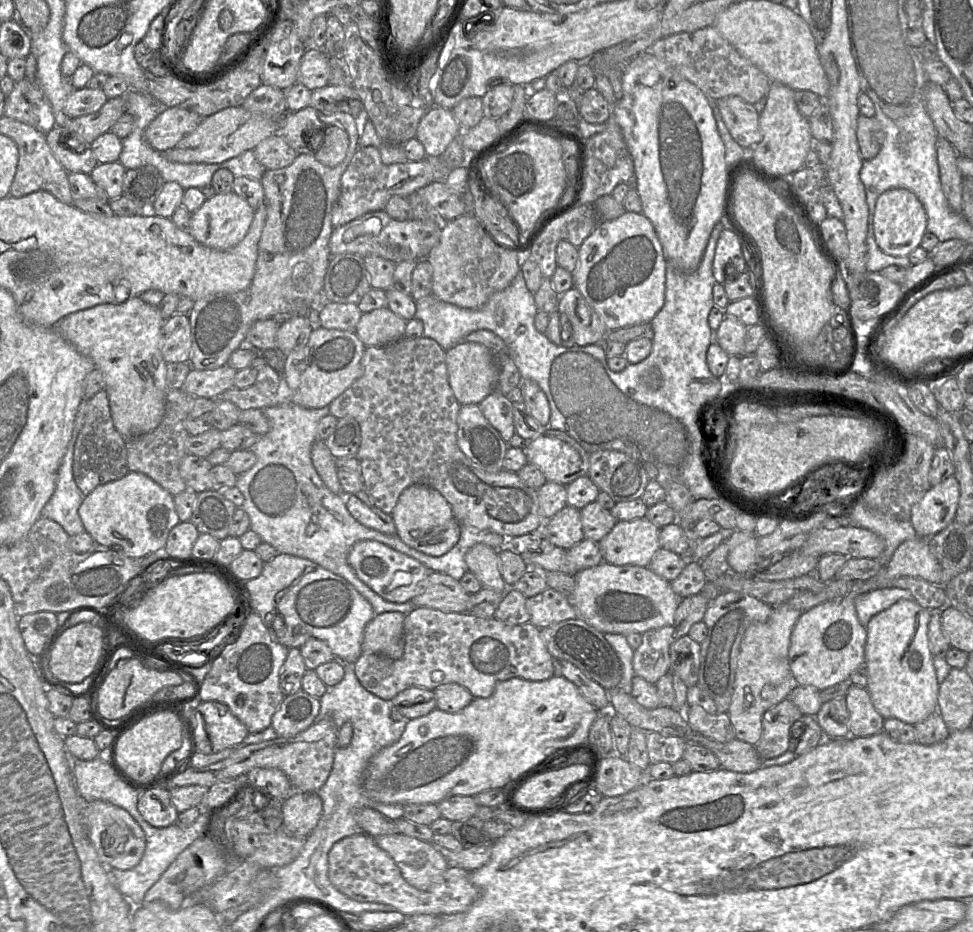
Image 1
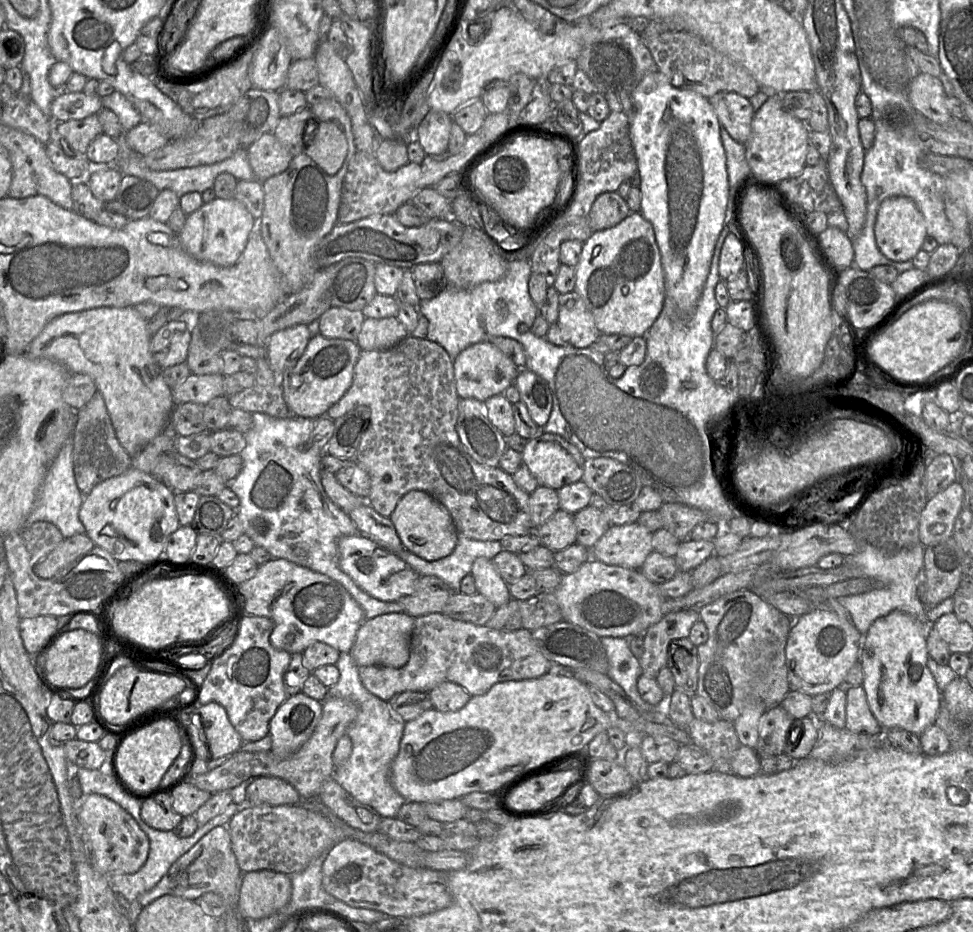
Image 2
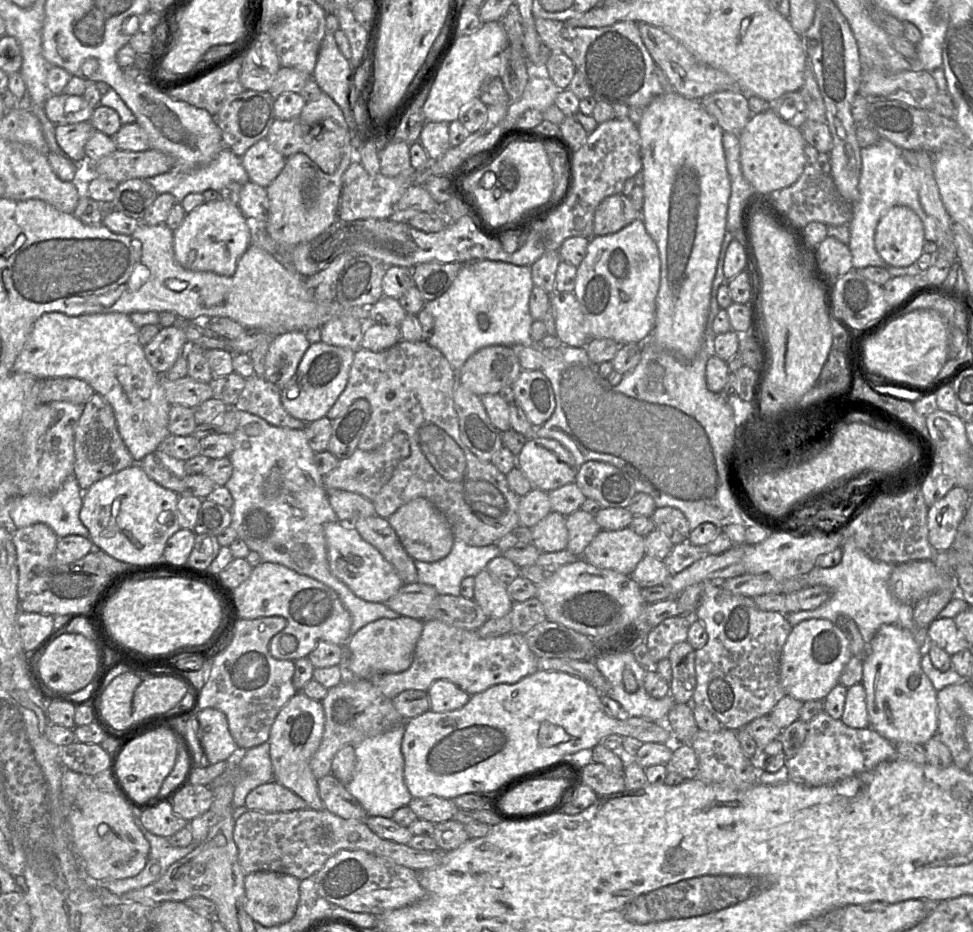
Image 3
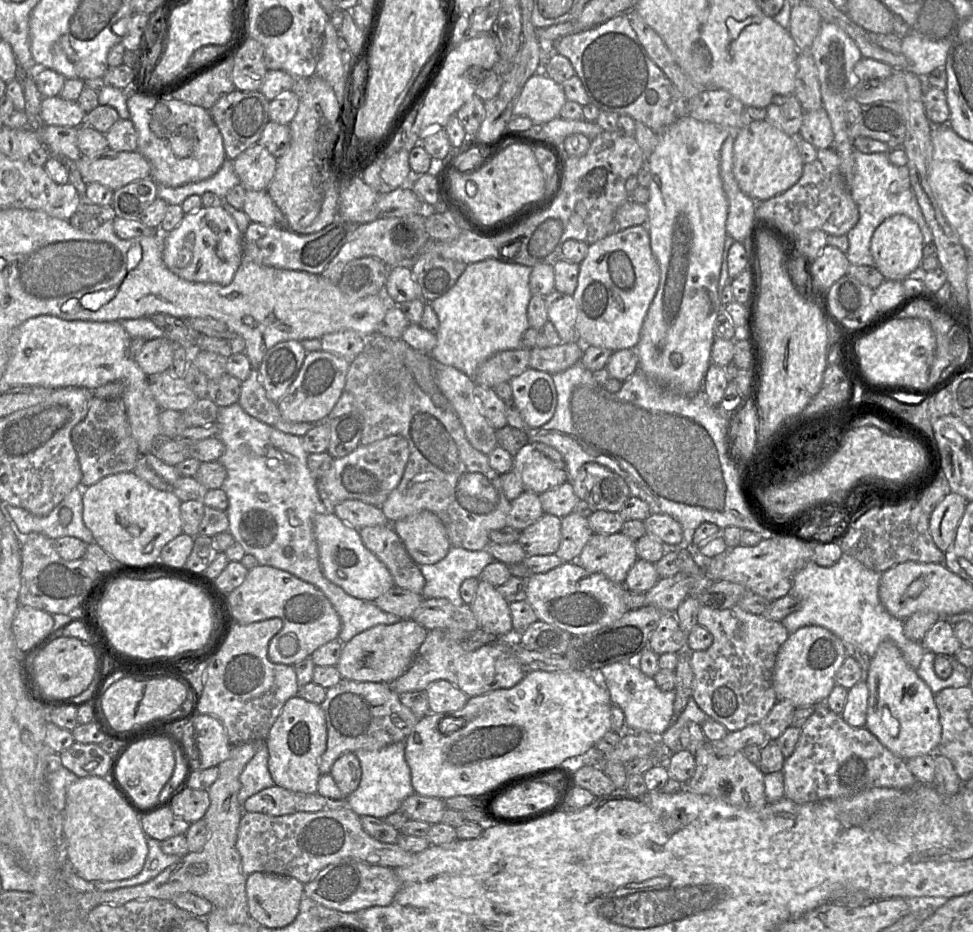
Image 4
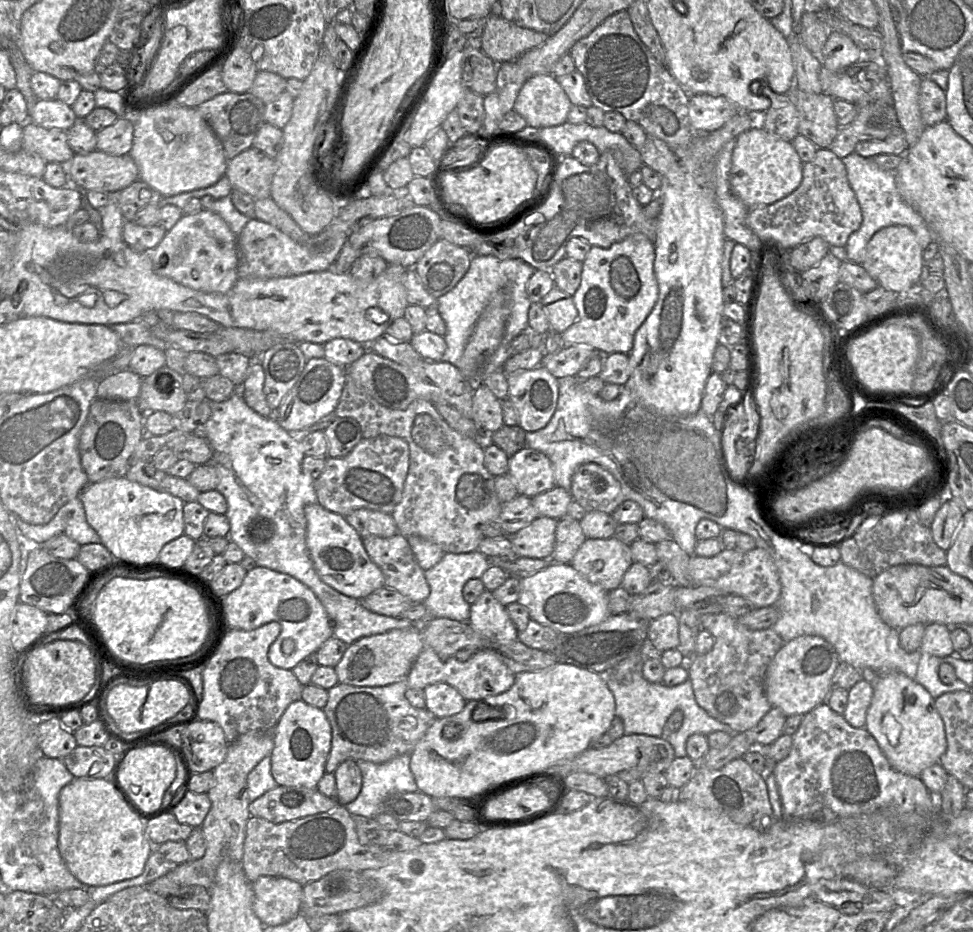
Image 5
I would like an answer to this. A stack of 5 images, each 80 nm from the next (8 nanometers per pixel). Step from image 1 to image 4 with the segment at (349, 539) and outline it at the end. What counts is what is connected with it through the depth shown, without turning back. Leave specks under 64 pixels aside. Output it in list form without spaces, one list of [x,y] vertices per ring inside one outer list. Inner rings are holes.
[[[237,402],[230,406],[219,408],[216,424],[218,425],[217,437],[223,442],[225,446],[225,452],[217,461],[219,461],[225,467],[227,472],[226,478],[220,488],[224,490],[224,492],[226,493],[229,502],[228,508],[225,510],[229,520],[228,532],[233,536],[234,540],[243,547],[245,554],[253,555],[257,559],[258,563],[261,565],[272,566],[284,570],[286,572],[289,572],[294,576],[298,577],[299,579],[314,585],[316,588],[322,591],[322,593],[327,597],[327,599],[330,601],[330,603],[332,604],[335,611],[340,617],[341,630],[339,632],[338,639],[343,644],[350,641],[355,635],[376,625],[379,624],[388,625],[399,622],[401,618],[399,618],[397,615],[381,610],[374,602],[358,599],[356,597],[347,594],[341,587],[332,583],[324,576],[319,561],[318,546],[314,534],[313,518],[316,514],[326,512],[327,510],[323,506],[318,494],[317,490],[318,479],[311,474],[308,468],[307,457],[309,453],[304,448],[302,437],[282,432],[273,426],[261,422],[257,418],[246,413]],[[452,546],[445,558],[435,564],[419,565],[424,576],[423,599],[445,598],[455,606],[464,604],[460,586],[468,578],[479,578],[494,557],[484,550],[471,551]]]

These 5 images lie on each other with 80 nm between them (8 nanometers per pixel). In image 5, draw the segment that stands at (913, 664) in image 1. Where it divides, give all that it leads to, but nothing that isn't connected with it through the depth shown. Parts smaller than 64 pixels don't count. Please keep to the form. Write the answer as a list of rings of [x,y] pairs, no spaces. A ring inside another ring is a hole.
[[[899,672],[879,674],[879,679],[872,685],[873,696],[864,728],[876,740],[891,767],[903,774],[919,777],[923,770],[938,763],[946,750],[942,719],[934,699],[914,679]]]

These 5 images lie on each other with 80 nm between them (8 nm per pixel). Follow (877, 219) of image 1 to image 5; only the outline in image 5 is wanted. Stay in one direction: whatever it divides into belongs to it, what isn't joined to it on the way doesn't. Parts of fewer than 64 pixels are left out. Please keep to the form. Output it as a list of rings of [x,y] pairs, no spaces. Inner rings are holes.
[[[891,225],[881,228],[871,237],[861,266],[878,286],[895,293],[906,293],[920,283],[923,263],[923,249],[914,231],[908,226]]]

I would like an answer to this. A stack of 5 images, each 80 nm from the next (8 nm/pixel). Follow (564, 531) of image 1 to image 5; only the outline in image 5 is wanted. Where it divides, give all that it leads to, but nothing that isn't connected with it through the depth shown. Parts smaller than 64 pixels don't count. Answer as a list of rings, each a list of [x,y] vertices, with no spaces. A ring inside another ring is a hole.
[[[538,516],[528,526],[511,535],[515,555],[549,560],[554,550],[557,522],[553,518]]]

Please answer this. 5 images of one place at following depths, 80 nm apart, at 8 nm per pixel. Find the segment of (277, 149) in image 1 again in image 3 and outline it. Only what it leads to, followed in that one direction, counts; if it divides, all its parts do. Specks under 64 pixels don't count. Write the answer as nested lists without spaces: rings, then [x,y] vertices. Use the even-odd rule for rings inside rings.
[[[266,138],[253,144],[241,156],[241,160],[250,181],[263,187],[267,187],[286,164],[286,157],[279,153]]]

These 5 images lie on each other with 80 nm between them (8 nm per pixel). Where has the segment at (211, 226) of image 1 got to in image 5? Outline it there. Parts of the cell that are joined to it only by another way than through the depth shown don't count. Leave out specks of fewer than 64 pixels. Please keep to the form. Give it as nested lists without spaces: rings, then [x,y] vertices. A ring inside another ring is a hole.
[[[211,210],[183,214],[151,251],[153,269],[158,275],[194,290],[226,293],[239,278],[237,237],[223,218]]]

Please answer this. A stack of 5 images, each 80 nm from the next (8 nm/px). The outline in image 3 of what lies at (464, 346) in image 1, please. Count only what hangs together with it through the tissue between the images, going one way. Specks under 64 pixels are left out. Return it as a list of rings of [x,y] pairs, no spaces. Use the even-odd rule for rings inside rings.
[[[492,345],[478,350],[466,360],[457,372],[457,383],[478,396],[497,394],[502,388],[511,386],[521,371],[511,346]]]

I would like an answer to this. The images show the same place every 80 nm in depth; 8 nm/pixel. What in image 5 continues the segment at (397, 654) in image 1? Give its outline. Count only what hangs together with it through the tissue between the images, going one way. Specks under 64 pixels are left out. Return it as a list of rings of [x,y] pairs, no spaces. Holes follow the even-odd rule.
[[[413,625],[362,637],[347,646],[341,660],[334,667],[338,682],[357,687],[381,687],[396,683],[407,677],[423,648],[420,629]]]

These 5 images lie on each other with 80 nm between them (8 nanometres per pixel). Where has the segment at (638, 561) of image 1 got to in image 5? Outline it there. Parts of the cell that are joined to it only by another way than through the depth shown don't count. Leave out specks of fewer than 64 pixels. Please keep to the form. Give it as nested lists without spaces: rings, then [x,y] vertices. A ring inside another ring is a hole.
[[[613,536],[608,539],[586,538],[570,562],[585,579],[607,592],[621,585],[632,563],[630,545]]]

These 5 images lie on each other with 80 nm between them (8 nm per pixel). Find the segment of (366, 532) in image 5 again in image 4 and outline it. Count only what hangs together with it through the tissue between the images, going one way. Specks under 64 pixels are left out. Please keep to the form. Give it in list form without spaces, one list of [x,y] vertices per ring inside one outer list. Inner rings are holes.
[[[344,500],[337,504],[332,511],[343,522],[358,530],[367,526],[391,524],[380,507],[360,500]]]

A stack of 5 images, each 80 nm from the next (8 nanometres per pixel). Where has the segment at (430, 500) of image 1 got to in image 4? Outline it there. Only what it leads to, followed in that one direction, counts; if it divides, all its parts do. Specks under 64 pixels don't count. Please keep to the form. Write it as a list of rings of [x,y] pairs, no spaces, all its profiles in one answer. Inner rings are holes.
[[[421,511],[391,523],[391,526],[418,565],[439,562],[452,547],[444,524],[431,511]]]

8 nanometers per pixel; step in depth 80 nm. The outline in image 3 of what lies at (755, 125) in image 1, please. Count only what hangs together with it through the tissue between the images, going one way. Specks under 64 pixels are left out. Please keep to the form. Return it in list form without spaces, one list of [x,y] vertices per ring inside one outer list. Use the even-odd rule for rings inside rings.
[[[719,91],[700,100],[703,108],[713,116],[724,132],[739,135],[753,115],[748,106],[748,95]]]

